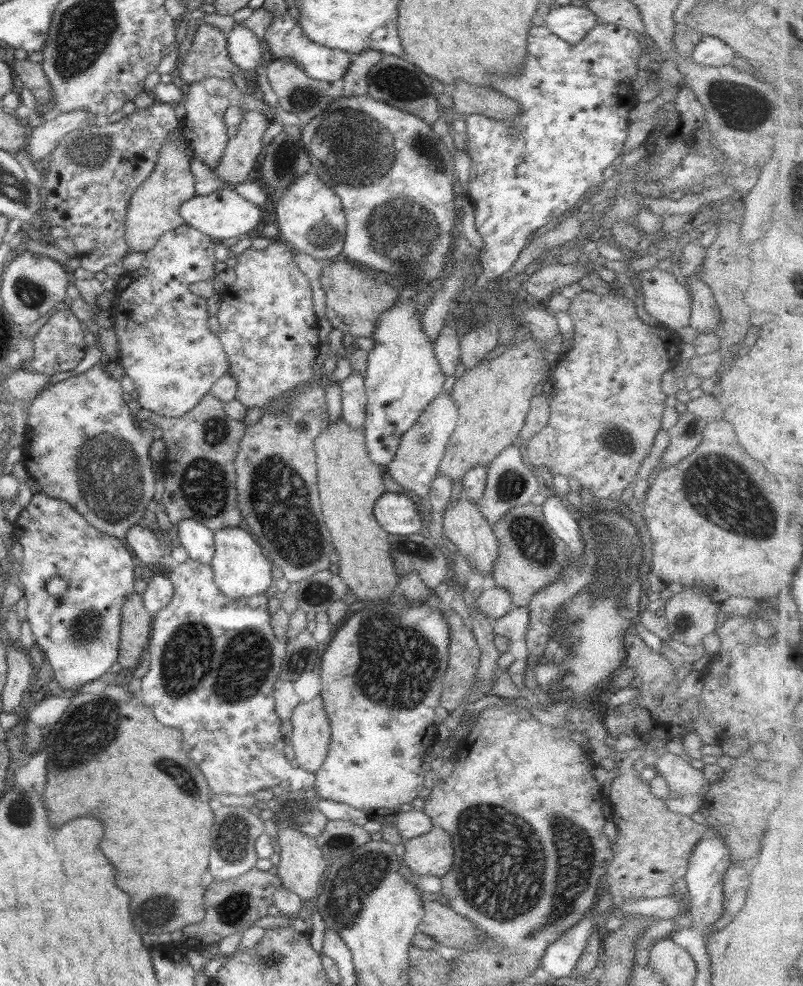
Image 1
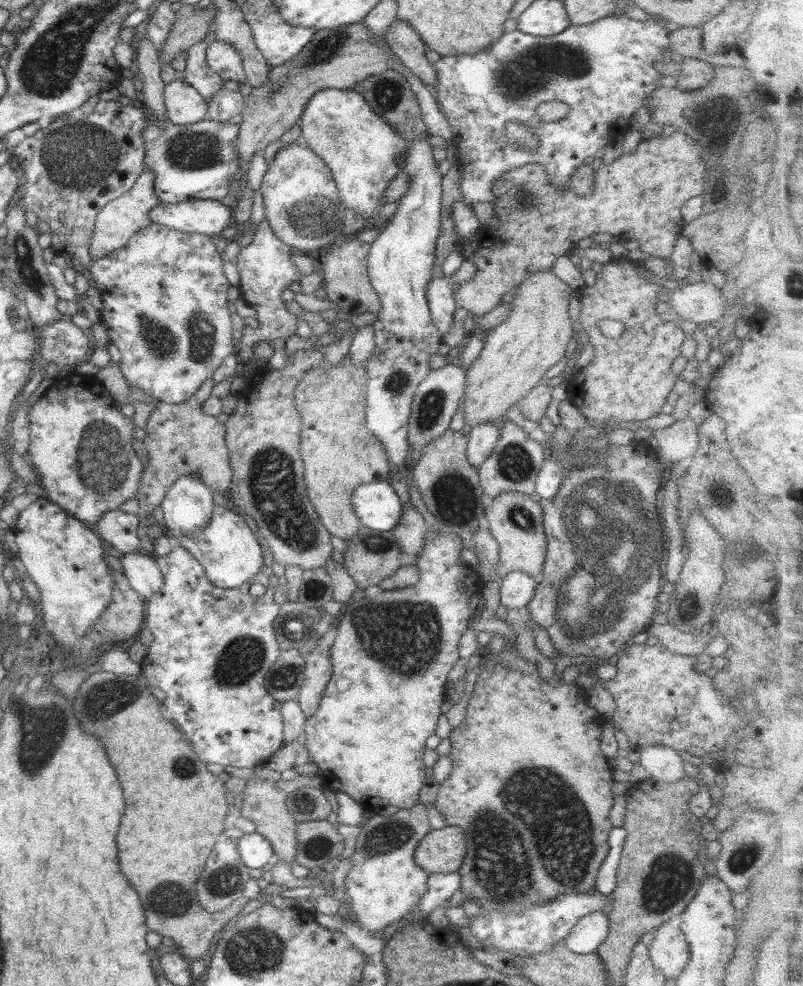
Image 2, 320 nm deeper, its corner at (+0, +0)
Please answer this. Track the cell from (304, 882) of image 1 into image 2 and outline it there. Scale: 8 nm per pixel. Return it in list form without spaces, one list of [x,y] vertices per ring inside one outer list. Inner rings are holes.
[[[256,776],[248,779],[239,797],[242,807],[240,812],[248,820],[252,820],[256,826],[255,832],[261,834],[270,842],[275,858],[295,864],[295,857],[298,856],[296,820],[287,809],[285,800],[288,793],[283,786],[284,781],[282,780],[280,782],[272,782]]]

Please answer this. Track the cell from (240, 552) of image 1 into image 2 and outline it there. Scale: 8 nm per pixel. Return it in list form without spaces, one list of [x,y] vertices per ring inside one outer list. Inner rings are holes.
[[[214,505],[208,524],[191,535],[172,532],[166,529],[173,544],[181,546],[192,553],[192,557],[204,568],[207,578],[212,585],[219,588],[239,588],[250,578],[258,576],[263,567],[263,554],[258,539],[246,525],[244,518],[228,509]]]

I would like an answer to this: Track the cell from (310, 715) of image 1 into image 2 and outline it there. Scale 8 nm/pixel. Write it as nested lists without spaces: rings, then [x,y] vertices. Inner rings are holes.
[[[321,641],[310,643],[310,647],[309,653],[304,656],[305,679],[296,696],[296,702],[306,720],[312,718],[320,708],[322,696],[324,696],[322,692],[325,691],[333,671],[330,647]]]

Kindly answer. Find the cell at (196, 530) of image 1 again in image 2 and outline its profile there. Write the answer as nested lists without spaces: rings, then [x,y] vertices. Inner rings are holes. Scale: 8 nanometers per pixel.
[[[196,475],[181,476],[166,493],[161,507],[165,529],[191,535],[208,524],[213,513],[212,490]]]

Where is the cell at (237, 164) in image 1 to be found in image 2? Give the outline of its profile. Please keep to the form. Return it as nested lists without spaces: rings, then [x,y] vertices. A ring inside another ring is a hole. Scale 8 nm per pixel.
[[[151,112],[147,118],[148,126],[143,134],[146,152],[144,171],[153,172],[154,194],[162,203],[219,200],[229,194],[233,176],[240,168],[240,153],[236,151],[240,126],[207,118],[184,126],[173,124],[169,119],[160,124]]]

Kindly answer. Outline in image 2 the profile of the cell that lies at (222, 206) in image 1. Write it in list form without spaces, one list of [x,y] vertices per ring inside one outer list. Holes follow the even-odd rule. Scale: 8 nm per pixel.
[[[212,199],[160,203],[148,212],[148,219],[153,224],[173,230],[214,237],[220,236],[227,226],[234,224],[233,208]]]

